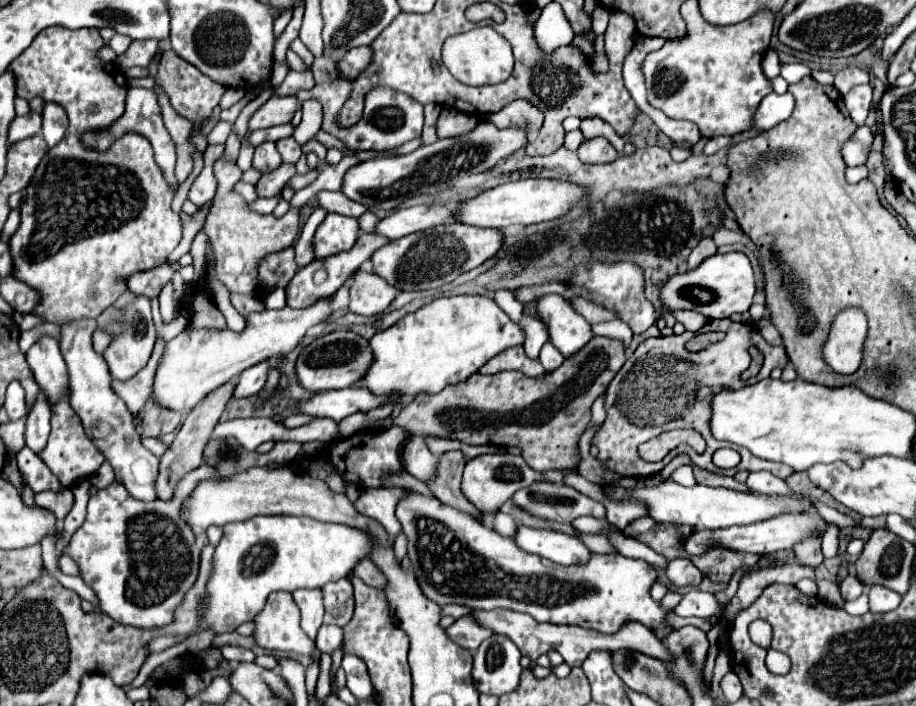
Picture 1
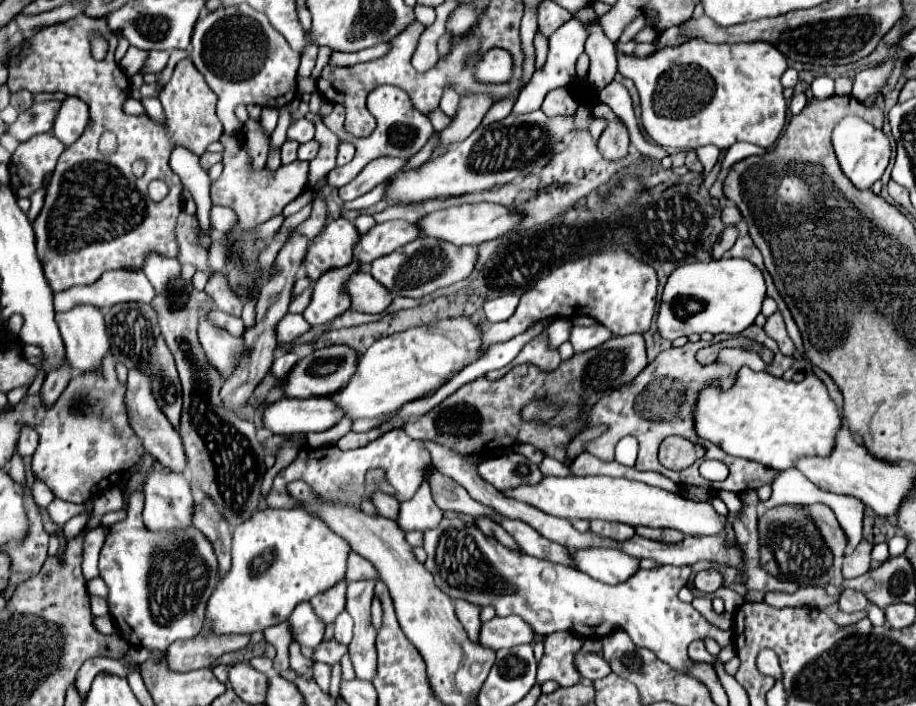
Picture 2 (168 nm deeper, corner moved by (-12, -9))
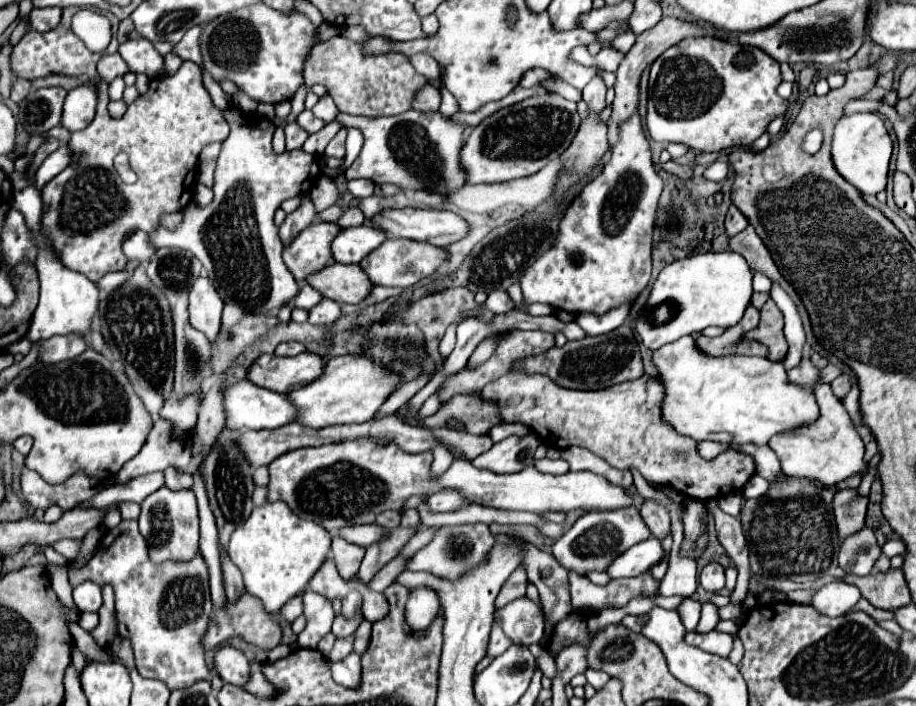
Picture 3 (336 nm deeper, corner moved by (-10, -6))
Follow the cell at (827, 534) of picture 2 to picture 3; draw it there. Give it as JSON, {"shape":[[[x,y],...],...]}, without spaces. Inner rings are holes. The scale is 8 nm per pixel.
{"shape":[[[845,489],[835,493],[833,515],[835,515],[839,539],[847,539],[849,535],[855,535],[865,525],[867,499],[855,499],[855,497],[857,497],[855,489]]]}

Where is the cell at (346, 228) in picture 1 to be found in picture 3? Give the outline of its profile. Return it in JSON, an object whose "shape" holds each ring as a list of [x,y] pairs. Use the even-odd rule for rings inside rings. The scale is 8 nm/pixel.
{"shape":[[[315,223],[301,231],[285,249],[285,265],[297,281],[305,281],[333,261],[331,243],[339,231],[341,227],[337,223]]]}

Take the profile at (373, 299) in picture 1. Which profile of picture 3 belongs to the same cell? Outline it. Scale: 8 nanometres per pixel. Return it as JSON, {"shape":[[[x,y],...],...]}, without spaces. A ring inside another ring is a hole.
{"shape":[[[331,263],[325,271],[309,277],[309,285],[315,287],[323,297],[337,303],[361,303],[373,291],[373,283],[359,265]]]}

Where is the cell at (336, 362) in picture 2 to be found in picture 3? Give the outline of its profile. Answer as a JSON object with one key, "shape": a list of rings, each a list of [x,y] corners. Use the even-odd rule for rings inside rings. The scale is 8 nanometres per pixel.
{"shape":[[[303,351],[295,357],[261,355],[249,369],[249,381],[277,393],[289,393],[317,379],[325,367],[327,361],[319,353],[309,351]]]}

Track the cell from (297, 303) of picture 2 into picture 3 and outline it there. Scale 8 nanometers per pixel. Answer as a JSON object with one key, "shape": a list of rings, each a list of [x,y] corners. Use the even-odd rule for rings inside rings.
{"shape":[[[307,283],[301,287],[301,291],[297,293],[297,297],[293,299],[295,307],[299,307],[299,309],[309,309],[309,307],[317,305],[319,301],[321,301],[321,295],[317,293],[317,289],[313,289],[313,287],[307,285]]]}

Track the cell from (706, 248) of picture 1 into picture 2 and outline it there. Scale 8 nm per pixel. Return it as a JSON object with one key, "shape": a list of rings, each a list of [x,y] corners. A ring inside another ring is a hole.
{"shape":[[[727,226],[727,228],[721,232],[721,236],[717,238],[715,246],[713,246],[713,258],[715,258],[715,260],[723,258],[723,254],[735,244],[737,236],[739,236],[739,228],[737,228],[737,226]]]}

